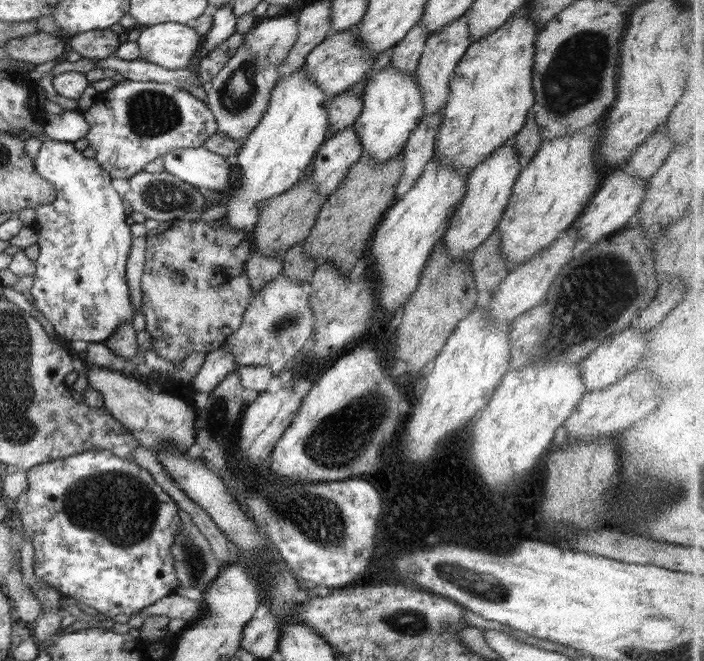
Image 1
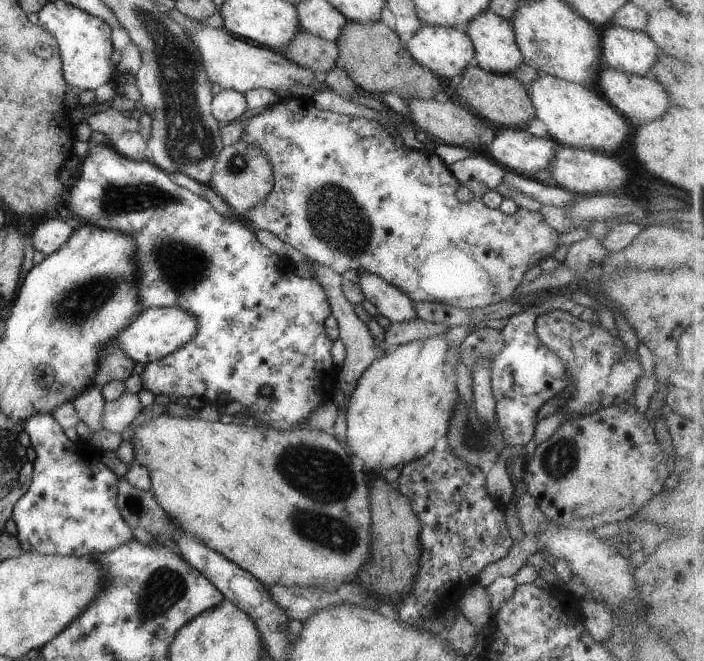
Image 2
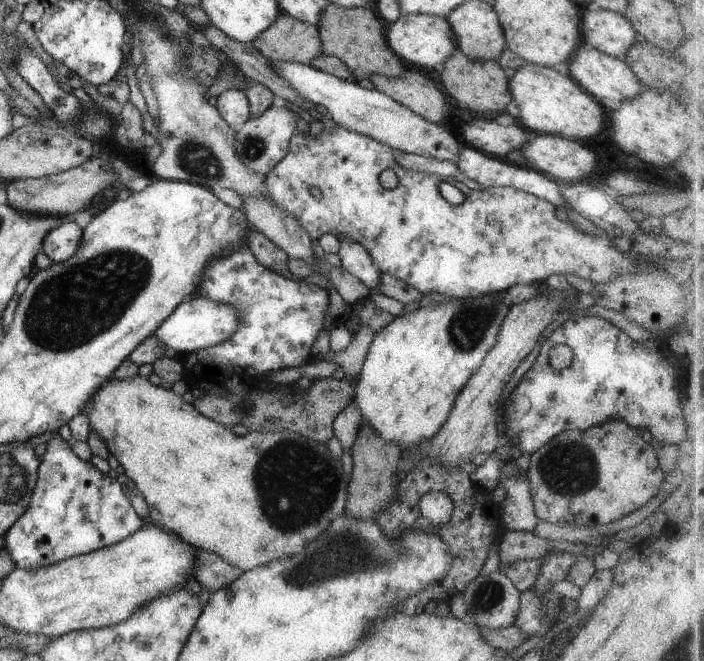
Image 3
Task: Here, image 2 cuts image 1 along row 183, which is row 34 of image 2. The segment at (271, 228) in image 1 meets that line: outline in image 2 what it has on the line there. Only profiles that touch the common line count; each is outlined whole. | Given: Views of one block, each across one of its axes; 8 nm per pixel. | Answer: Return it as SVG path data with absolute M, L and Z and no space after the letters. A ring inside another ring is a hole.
M302 29L280 51L295 64L310 68L321 76L336 66L339 54L336 41L328 41Z

